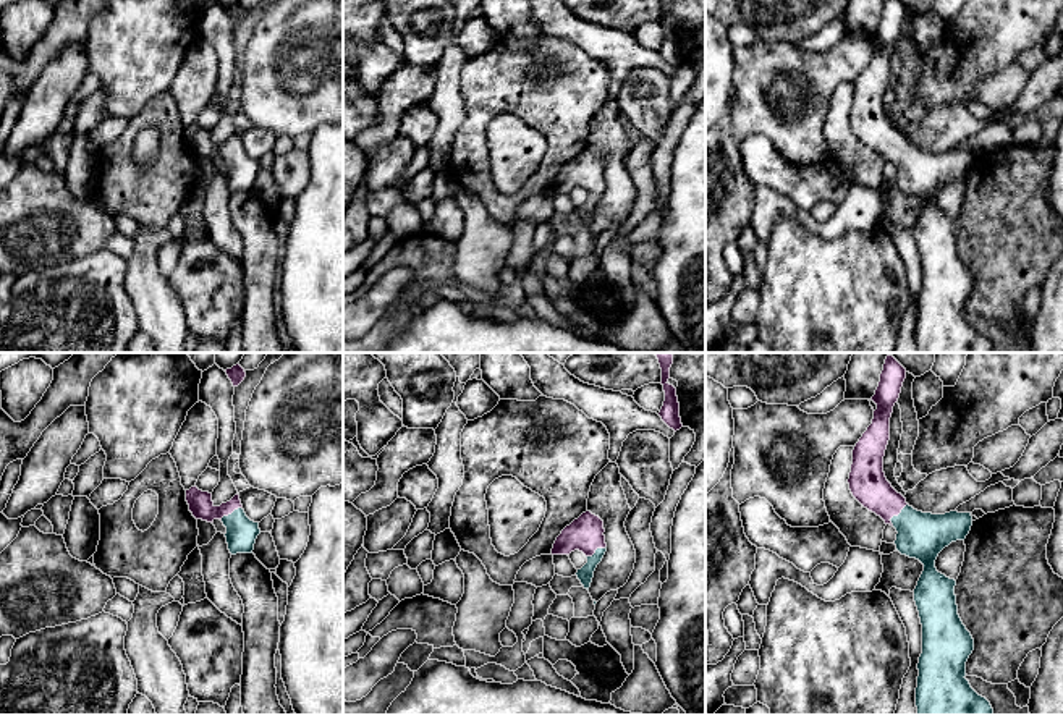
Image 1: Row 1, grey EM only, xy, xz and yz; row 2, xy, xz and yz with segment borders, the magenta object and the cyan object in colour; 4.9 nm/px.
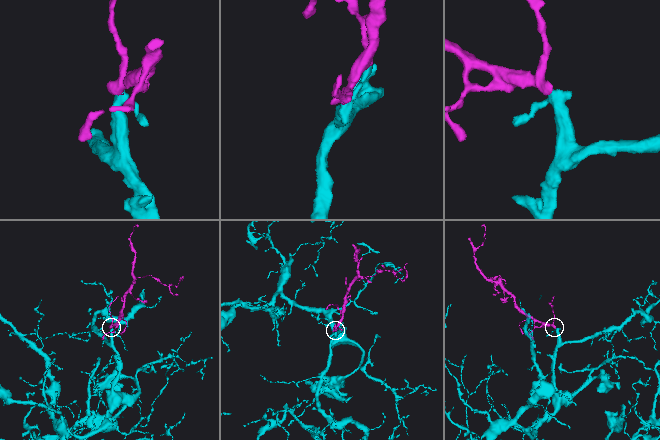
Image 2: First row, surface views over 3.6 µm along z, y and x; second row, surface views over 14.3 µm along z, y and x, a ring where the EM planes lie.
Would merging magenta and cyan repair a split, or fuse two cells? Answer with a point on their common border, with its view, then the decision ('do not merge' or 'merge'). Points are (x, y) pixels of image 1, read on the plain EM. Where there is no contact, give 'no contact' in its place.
meets magenta in yz at (897, 152); merge

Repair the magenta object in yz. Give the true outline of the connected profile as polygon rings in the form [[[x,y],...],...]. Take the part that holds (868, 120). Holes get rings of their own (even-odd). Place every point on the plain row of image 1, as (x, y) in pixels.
[[[900,0],[883,2],[879,24],[870,36],[877,42],[872,61],[853,87],[849,128],[864,146],[896,167],[896,188],[924,202],[914,226],[922,262],[916,353],[993,353],[990,340],[964,315],[974,277],[958,252],[956,218],[935,205],[945,184],[966,176],[972,154],[958,149],[917,149],[891,125],[883,110],[890,55],[904,16],[906,6]]]

